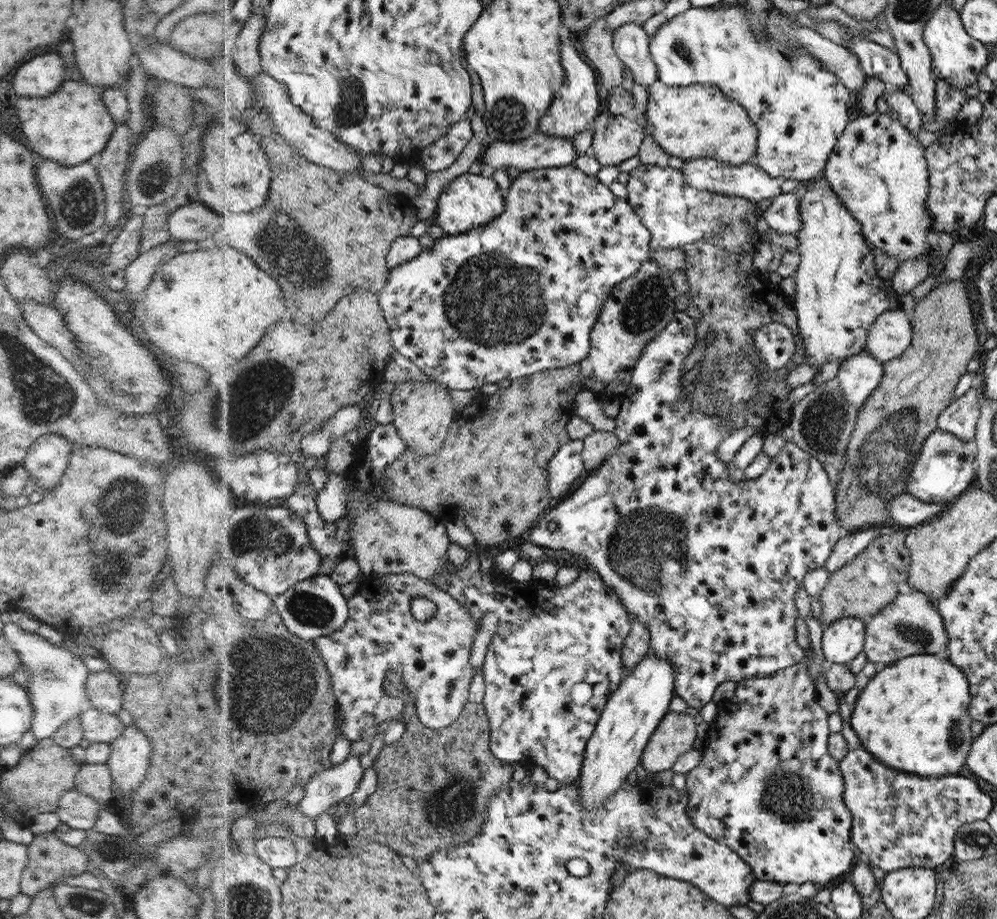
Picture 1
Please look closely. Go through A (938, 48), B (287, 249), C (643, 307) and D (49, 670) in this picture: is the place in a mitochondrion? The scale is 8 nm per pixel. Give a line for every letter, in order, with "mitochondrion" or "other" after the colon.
A: other
B: mitochondrion
C: mitochondrion
D: mitochondrion

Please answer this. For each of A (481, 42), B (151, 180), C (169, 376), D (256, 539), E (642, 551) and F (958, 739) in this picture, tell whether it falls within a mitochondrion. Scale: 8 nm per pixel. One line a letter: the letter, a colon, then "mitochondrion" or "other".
A: other
B: mitochondrion
C: other
D: mitochondrion
E: mitochondrion
F: mitochondrion

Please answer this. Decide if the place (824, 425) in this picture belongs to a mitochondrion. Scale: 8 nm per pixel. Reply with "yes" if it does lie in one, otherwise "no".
yes

